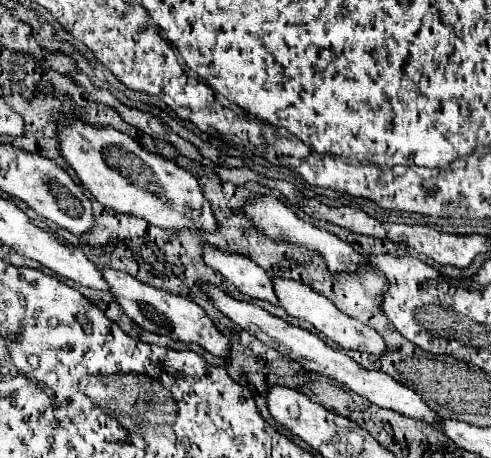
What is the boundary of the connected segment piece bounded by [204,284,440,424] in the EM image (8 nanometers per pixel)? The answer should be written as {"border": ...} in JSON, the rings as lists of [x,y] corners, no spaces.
{"border":[[[204,284],[204,288],[208,288],[208,296],[212,296],[212,304],[216,304],[216,308],[224,316],[228,316],[238,328],[246,330],[248,334],[252,334],[254,338],[258,338],[266,346],[278,350],[280,354],[288,356],[290,360],[300,362],[308,372],[316,372],[316,374],[322,374],[330,380],[336,380],[336,382],[348,386],[352,392],[364,396],[366,400],[370,400],[372,404],[376,404],[380,408],[388,408],[388,410],[394,410],[394,412],[400,412],[400,414],[406,414],[406,416],[412,416],[412,418],[420,418],[420,420],[426,420],[430,424],[436,424],[440,420],[440,416],[436,412],[432,412],[412,388],[402,386],[400,382],[392,380],[390,376],[386,376],[382,372],[374,372],[374,370],[368,372],[368,370],[360,368],[346,352],[340,352],[338,348],[328,346],[316,334],[312,334],[312,332],[308,332],[300,326],[292,326],[292,324],[288,324],[286,320],[282,320],[278,316],[272,316],[268,310],[260,308],[258,304],[236,300],[232,296],[228,296],[226,292],[222,292],[220,288],[212,288],[212,284]]]}

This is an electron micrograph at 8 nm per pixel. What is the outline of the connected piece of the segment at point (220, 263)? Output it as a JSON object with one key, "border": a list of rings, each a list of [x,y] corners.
{"border":[[[204,248],[204,262],[210,268],[216,268],[216,272],[220,272],[242,294],[276,304],[270,276],[248,256],[236,252],[216,252],[216,248]]]}

